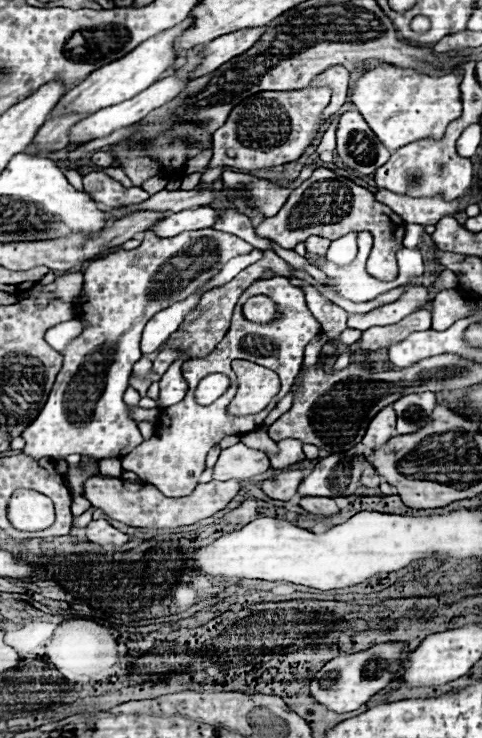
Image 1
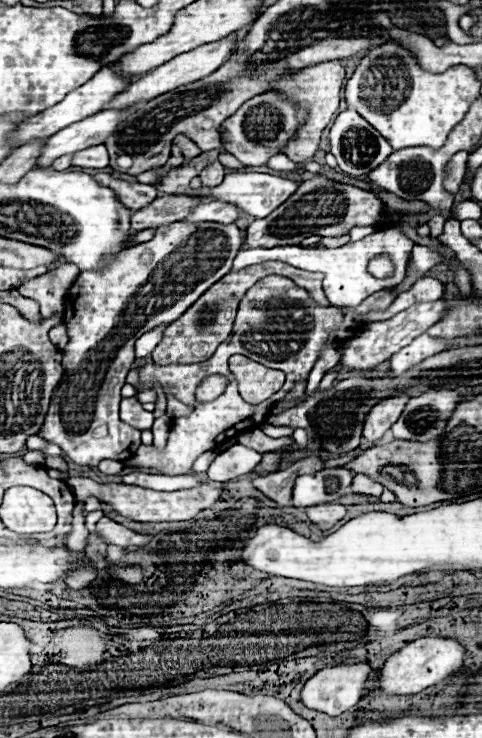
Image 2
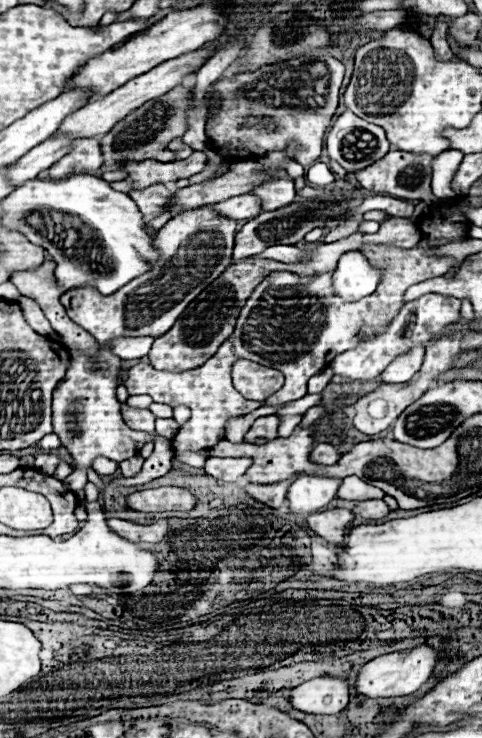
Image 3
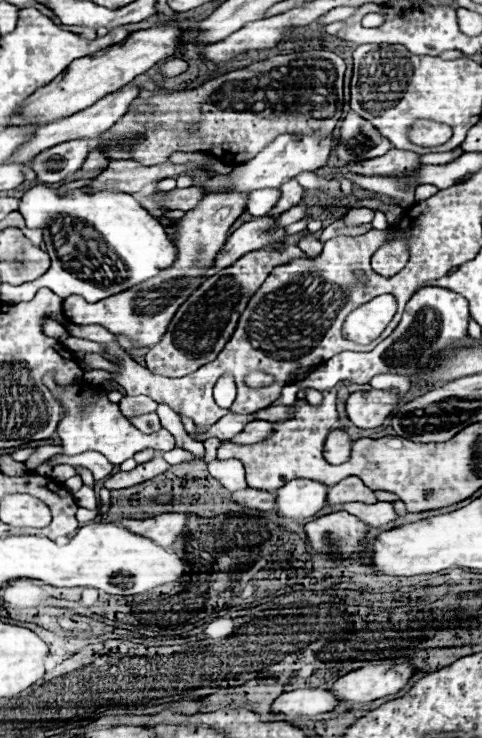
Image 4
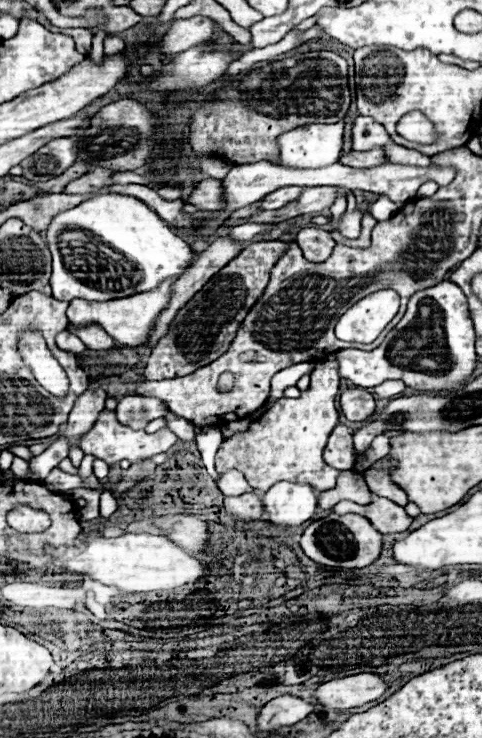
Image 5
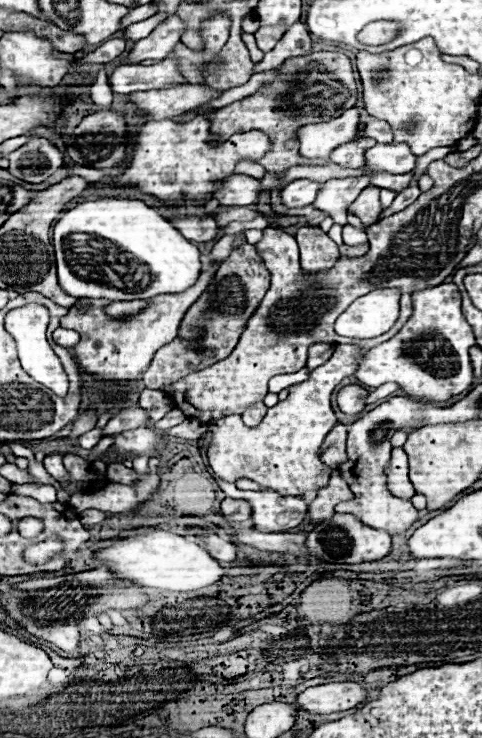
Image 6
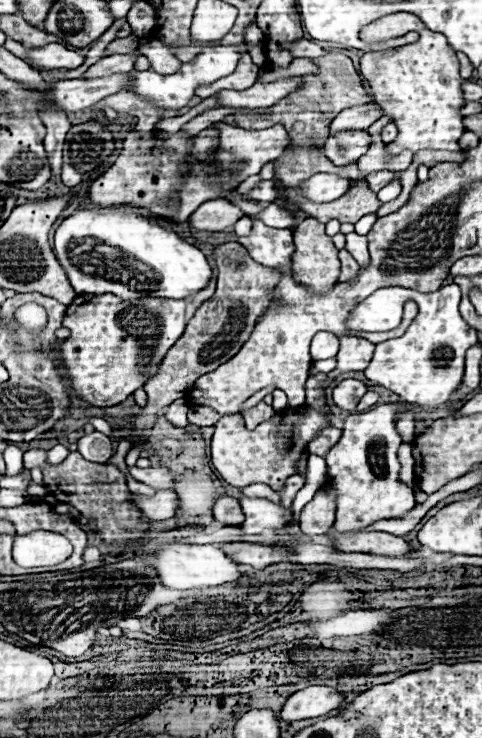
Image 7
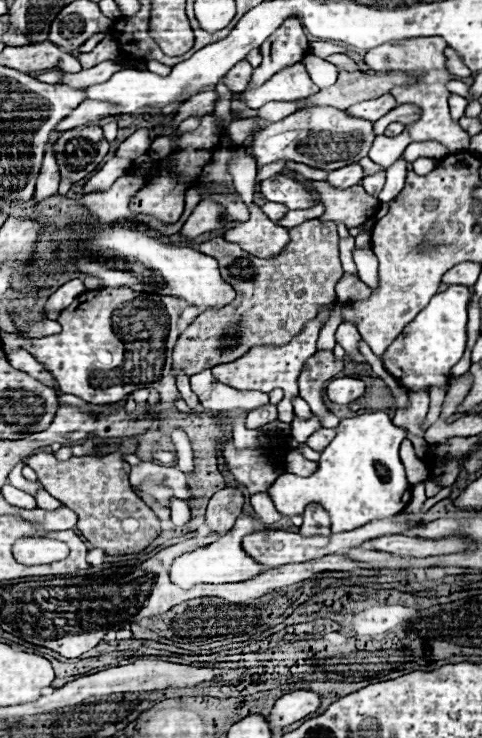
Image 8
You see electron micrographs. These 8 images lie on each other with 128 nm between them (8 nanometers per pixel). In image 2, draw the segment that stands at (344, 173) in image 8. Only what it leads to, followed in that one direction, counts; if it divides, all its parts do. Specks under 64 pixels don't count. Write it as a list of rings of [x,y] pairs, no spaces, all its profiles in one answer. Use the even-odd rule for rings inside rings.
[[[208,202],[198,204],[192,214],[186,218],[186,222],[220,222],[220,224],[232,224],[238,220],[242,210],[238,206],[230,206],[228,202]]]

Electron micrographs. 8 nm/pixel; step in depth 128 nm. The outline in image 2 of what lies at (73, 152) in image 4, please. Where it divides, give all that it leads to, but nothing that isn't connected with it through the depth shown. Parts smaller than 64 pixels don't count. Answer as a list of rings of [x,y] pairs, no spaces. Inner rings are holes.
[[[104,144],[84,148],[72,156],[72,166],[80,168],[106,168],[108,166],[108,152]]]

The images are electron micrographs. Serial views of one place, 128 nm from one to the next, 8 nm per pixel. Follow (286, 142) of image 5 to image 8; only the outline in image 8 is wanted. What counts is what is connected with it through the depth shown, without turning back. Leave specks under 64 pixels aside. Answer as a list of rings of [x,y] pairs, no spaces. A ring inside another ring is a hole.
[[[384,94],[384,96],[376,98],[376,100],[368,100],[368,102],[360,102],[356,106],[350,106],[348,114],[356,116],[356,118],[370,120],[370,122],[376,122],[378,118],[386,116],[396,106],[398,106],[398,102],[394,102],[394,98],[390,94]]]

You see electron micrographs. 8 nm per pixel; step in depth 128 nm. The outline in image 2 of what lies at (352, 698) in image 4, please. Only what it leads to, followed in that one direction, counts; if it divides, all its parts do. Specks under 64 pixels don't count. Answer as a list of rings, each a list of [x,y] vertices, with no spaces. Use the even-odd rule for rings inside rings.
[[[418,638],[394,652],[378,670],[378,686],[386,694],[418,694],[428,686],[436,686],[446,676],[460,670],[464,658],[464,648],[450,638]]]

